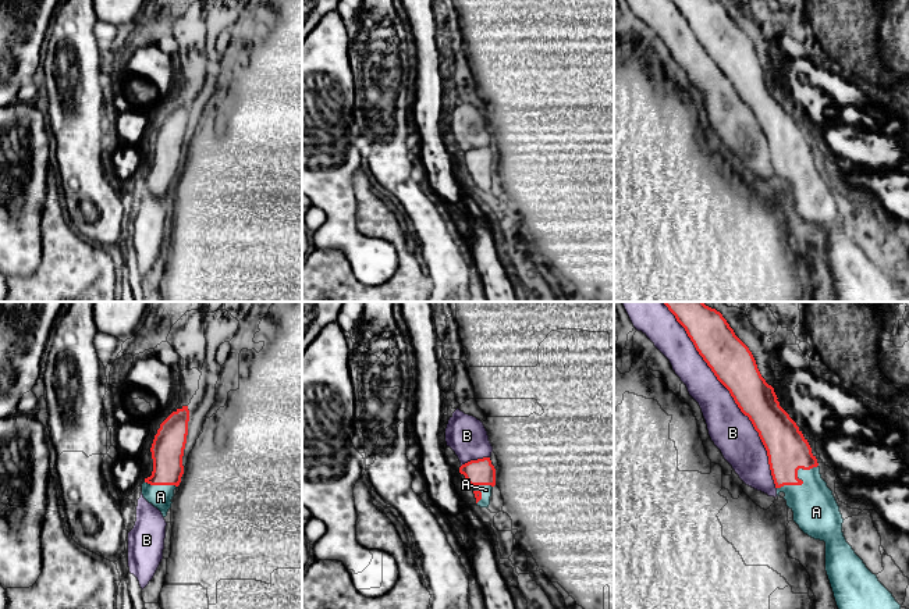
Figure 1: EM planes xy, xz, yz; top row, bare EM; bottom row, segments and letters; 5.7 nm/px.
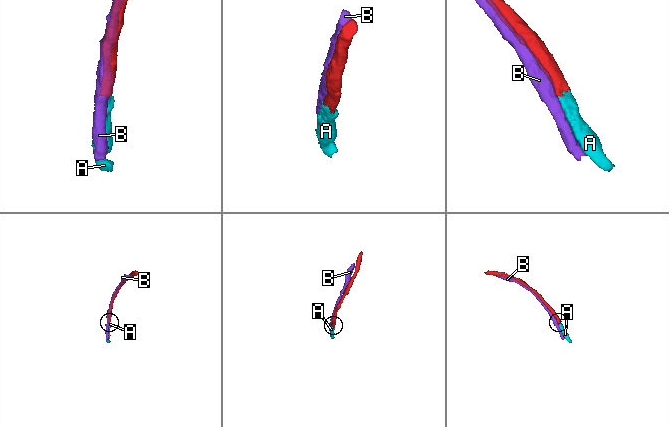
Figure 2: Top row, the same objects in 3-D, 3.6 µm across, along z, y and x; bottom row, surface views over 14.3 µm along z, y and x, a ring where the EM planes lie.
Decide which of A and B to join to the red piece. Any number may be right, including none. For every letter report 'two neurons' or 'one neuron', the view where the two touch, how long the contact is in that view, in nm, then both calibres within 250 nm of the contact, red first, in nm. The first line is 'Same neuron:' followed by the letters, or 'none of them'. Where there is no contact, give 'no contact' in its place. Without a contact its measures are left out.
Same neuron: A
A: one neuron; contact in yz; length 280 nm; calibres 240 and 260 nm
B: two neurons; contact in yz; length 1250 nm; calibres 240 and 240 nm

